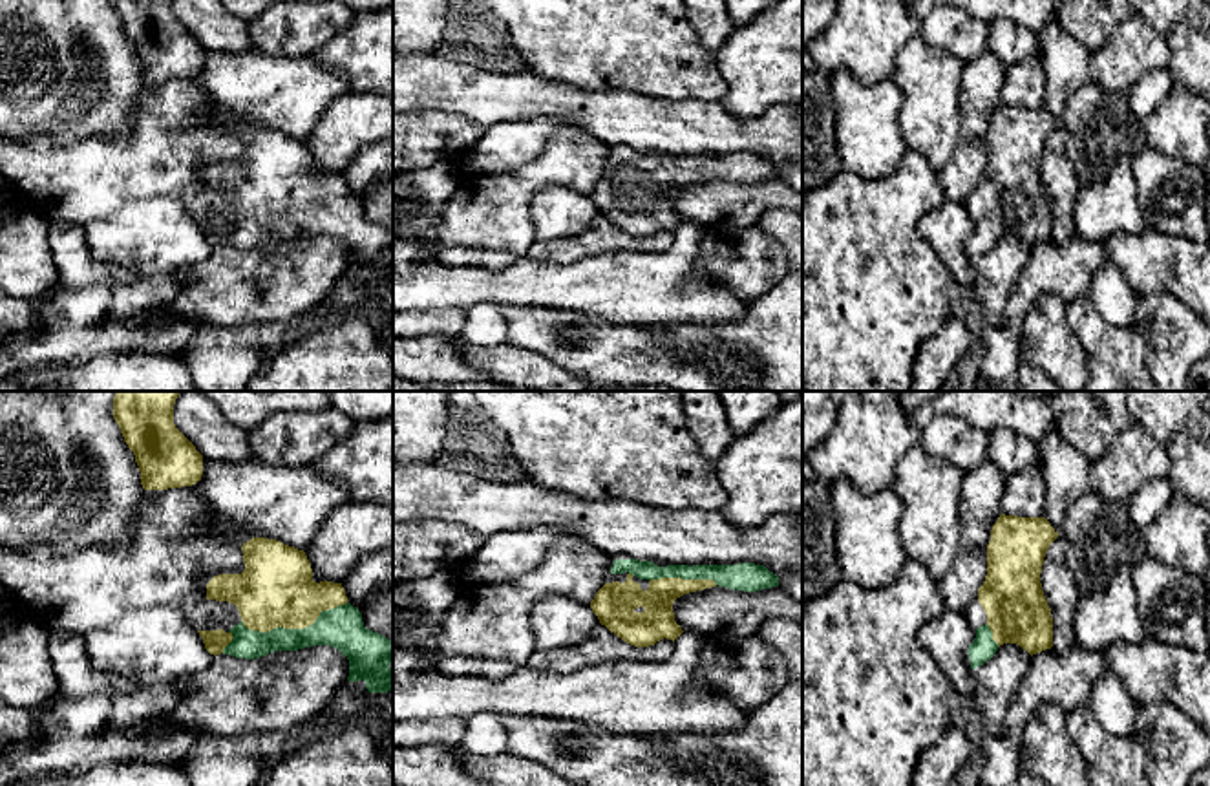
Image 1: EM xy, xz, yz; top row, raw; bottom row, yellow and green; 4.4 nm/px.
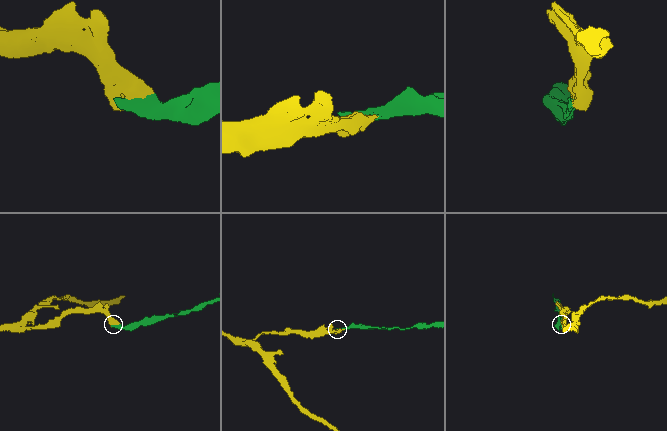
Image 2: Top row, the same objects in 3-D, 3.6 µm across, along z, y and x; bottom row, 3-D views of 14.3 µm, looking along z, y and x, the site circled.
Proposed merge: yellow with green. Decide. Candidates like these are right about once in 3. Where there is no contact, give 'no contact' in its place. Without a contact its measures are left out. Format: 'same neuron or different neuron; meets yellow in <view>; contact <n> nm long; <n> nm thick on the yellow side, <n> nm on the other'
same neuron; meets yellow in xy; contact 480 nm long; 320 nm thick on the yellow side, 190 nm on the other

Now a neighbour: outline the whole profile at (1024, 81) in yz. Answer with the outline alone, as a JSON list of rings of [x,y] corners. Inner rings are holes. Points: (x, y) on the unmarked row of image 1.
[[[1042,55],[1007,66],[1002,104],[1018,108],[1042,108],[1045,93],[1045,68]]]

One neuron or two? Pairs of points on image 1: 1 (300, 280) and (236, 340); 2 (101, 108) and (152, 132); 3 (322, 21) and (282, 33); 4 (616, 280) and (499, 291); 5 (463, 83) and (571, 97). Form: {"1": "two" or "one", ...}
{"1": "two", "2": "two", "3": "one", "4": "one", "5": "one"}

